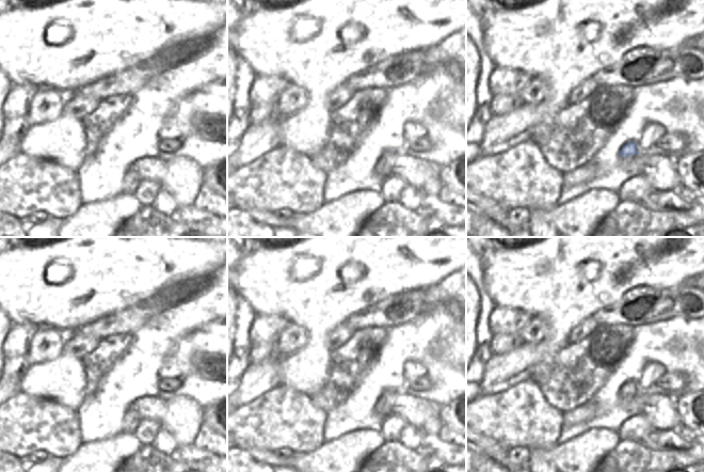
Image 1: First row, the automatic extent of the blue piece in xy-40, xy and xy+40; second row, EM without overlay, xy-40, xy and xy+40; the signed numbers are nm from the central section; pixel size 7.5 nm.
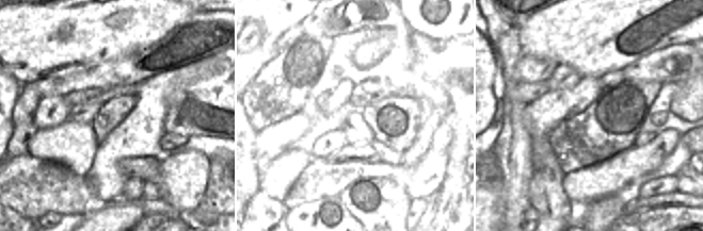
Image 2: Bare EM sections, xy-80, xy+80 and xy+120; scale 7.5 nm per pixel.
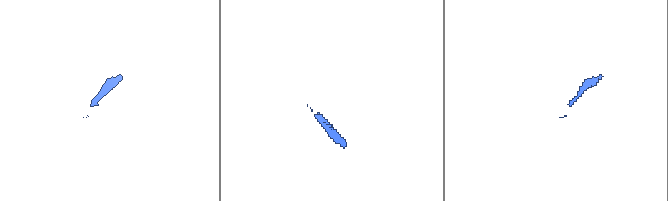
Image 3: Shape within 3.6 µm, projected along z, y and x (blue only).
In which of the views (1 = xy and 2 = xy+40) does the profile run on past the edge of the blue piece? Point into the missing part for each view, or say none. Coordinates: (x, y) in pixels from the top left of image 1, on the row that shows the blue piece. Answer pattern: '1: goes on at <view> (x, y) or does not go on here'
1: does not go on here
2: does not go on here

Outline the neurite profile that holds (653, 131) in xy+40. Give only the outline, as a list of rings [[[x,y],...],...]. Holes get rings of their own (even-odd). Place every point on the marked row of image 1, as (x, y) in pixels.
[[[647,123],[643,128],[643,137],[638,144],[638,152],[644,152],[652,148],[665,135],[666,128],[660,123]]]

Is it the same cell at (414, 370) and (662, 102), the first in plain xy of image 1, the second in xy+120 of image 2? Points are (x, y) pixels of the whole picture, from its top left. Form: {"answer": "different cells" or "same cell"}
{"answer": "different cells"}

